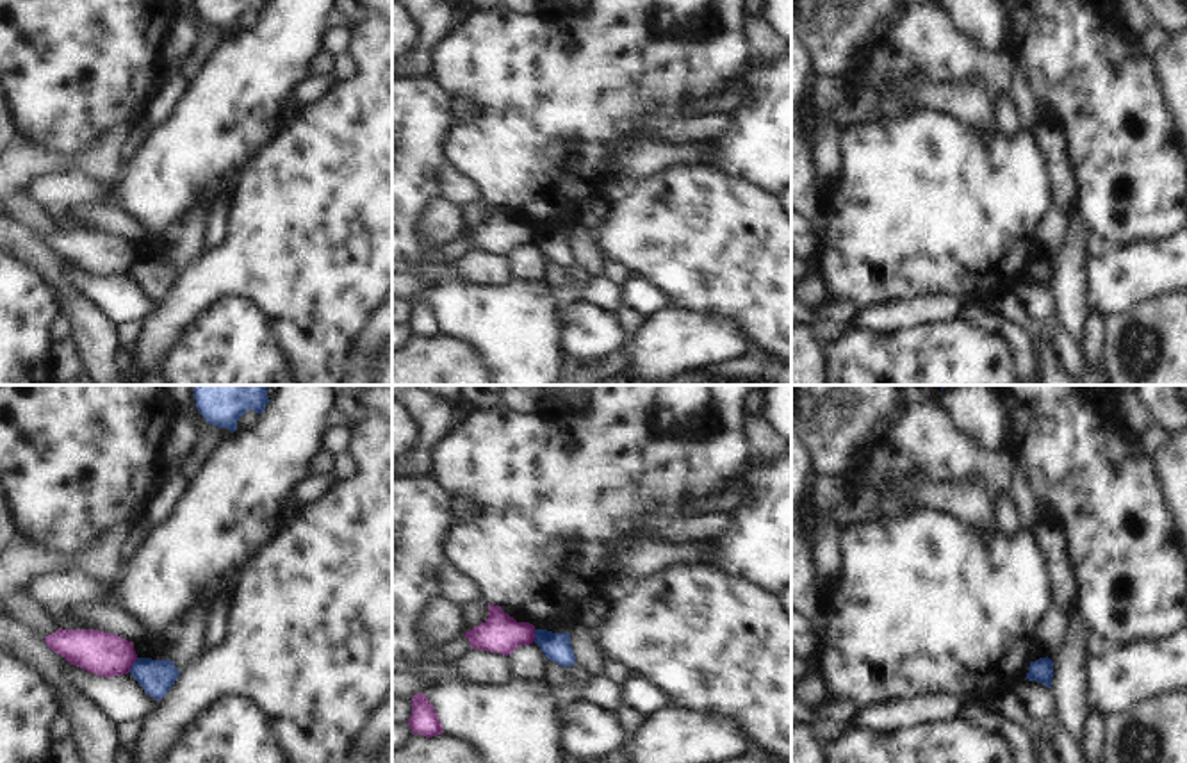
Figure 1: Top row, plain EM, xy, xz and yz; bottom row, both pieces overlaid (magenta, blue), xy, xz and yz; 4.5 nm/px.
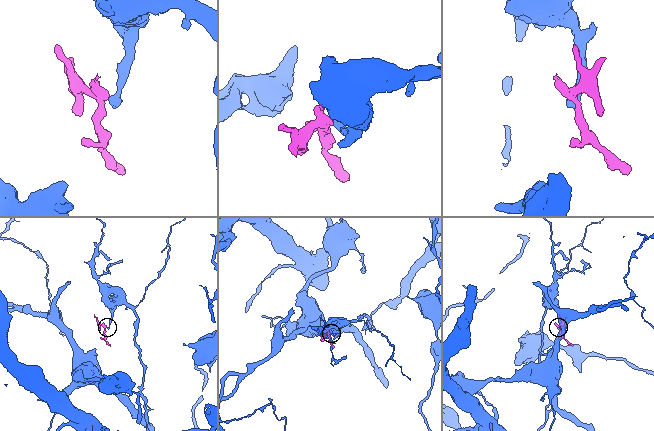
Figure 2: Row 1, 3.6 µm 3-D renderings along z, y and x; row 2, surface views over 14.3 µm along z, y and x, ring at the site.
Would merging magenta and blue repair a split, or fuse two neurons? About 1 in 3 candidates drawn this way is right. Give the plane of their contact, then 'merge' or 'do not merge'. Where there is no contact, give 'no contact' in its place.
meets magenta in xy; do not merge

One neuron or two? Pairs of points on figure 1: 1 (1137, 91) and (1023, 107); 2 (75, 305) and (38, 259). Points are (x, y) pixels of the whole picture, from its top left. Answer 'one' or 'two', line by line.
1: two
2: one

